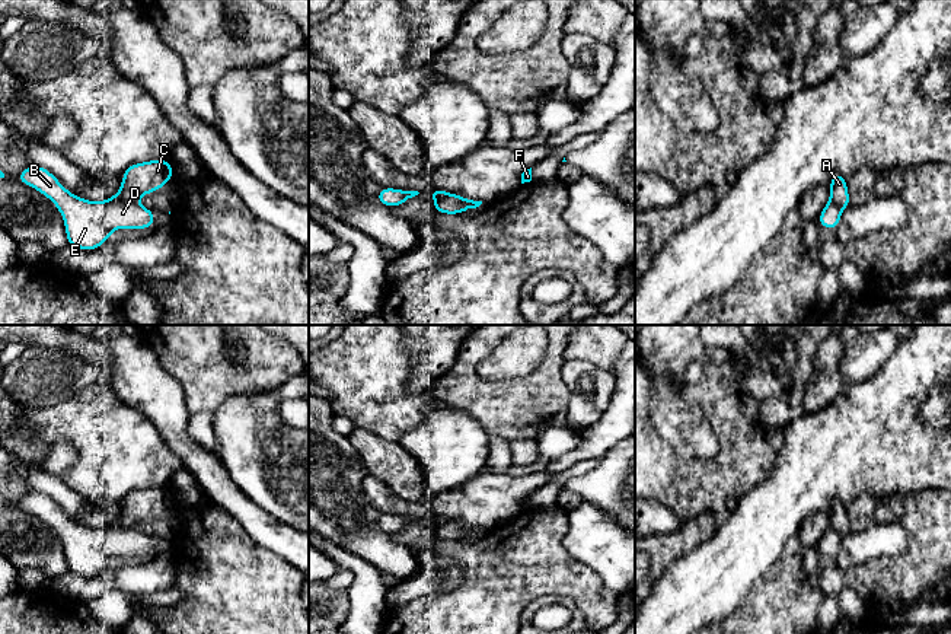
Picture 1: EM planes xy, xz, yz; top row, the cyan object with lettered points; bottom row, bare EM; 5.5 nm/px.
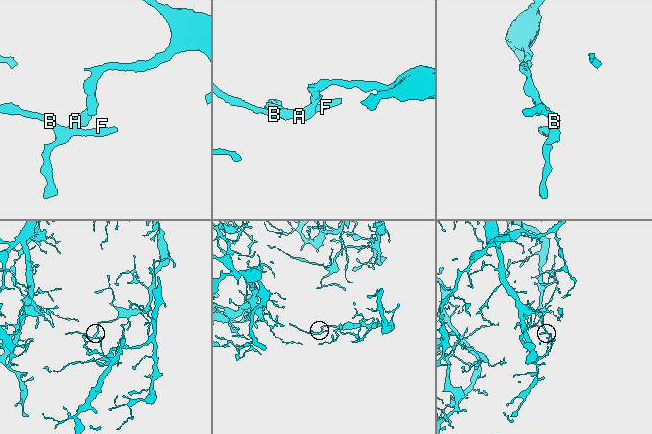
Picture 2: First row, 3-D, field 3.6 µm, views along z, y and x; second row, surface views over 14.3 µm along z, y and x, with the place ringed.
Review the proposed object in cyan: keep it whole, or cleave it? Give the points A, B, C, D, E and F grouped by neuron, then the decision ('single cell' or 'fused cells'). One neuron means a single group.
A C / B D E F; fused cells

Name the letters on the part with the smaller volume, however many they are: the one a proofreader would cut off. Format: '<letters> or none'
B, D, E, F

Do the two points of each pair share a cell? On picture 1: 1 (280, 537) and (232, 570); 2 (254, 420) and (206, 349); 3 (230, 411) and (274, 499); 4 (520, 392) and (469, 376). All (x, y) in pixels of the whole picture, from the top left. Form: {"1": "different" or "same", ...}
{"1": "different", "2": "different", "3": "same", "4": "same"}

